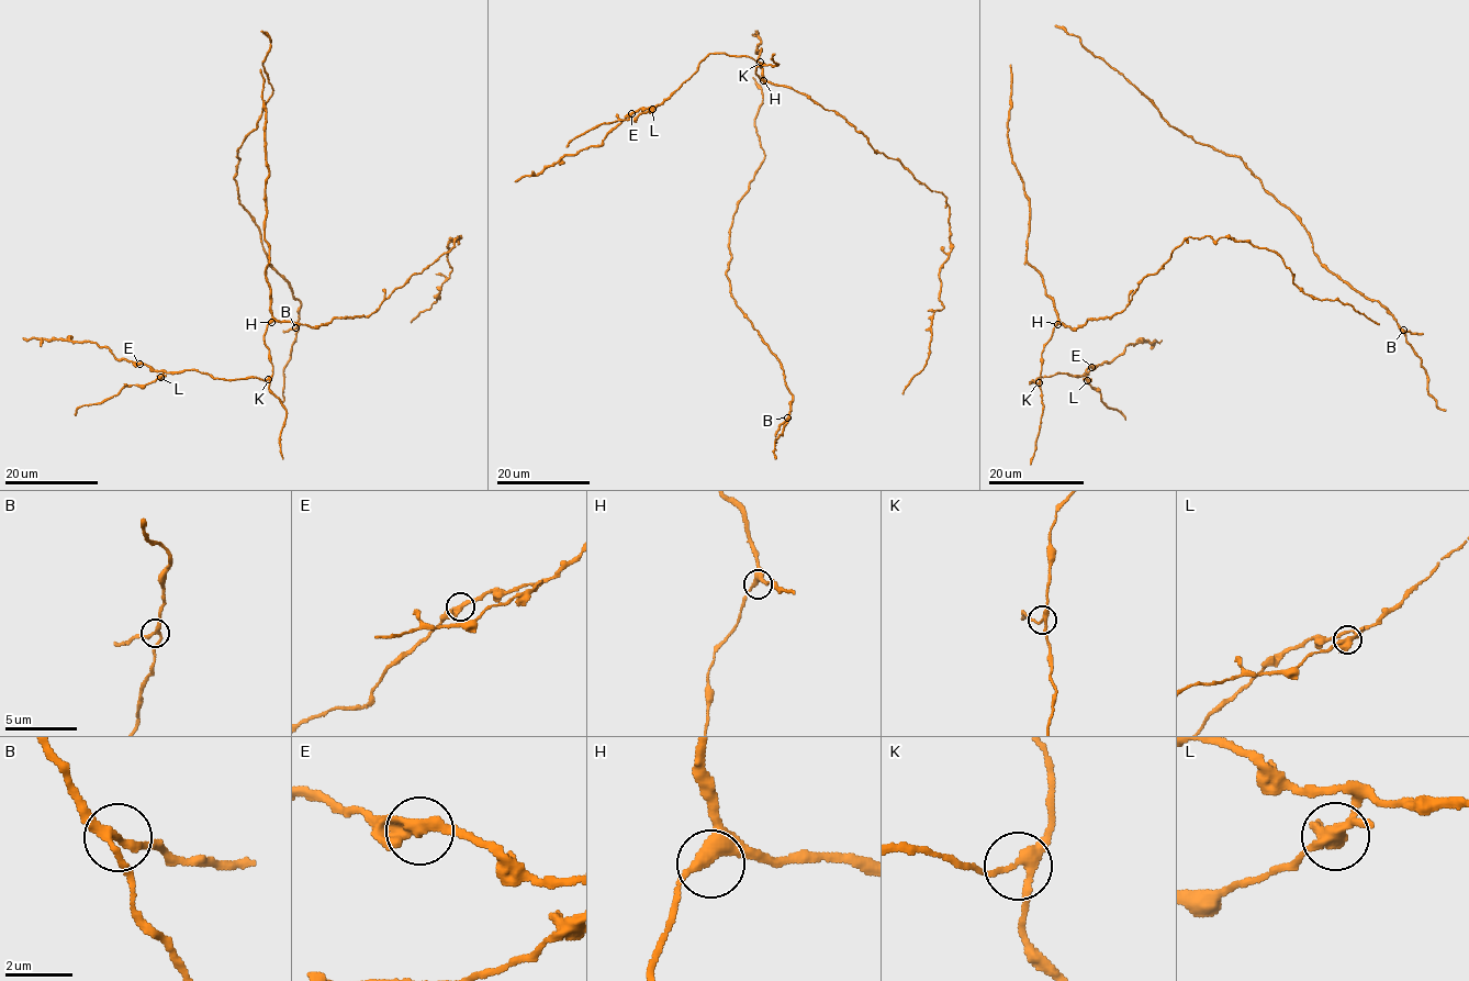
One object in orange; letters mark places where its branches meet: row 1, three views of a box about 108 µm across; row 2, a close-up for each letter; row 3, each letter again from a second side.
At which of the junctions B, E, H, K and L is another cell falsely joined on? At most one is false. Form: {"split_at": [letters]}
{"split_at": ["L"]}

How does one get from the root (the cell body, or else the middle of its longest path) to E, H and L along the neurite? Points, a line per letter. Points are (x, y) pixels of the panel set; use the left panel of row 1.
E: (265, 131), (271, 321), (264, 342), (272, 374), (265, 380), (225, 380), (194, 370), (165, 372), (139, 364)
H: (265, 131), (265, 156), (269, 171), (265, 185), (265, 241), (269, 247), (266, 279), (270, 290), (271, 322)
L: (265, 131), (271, 321), (264, 342), (272, 374), (265, 380), (225, 380), (194, 370), (160, 377)

